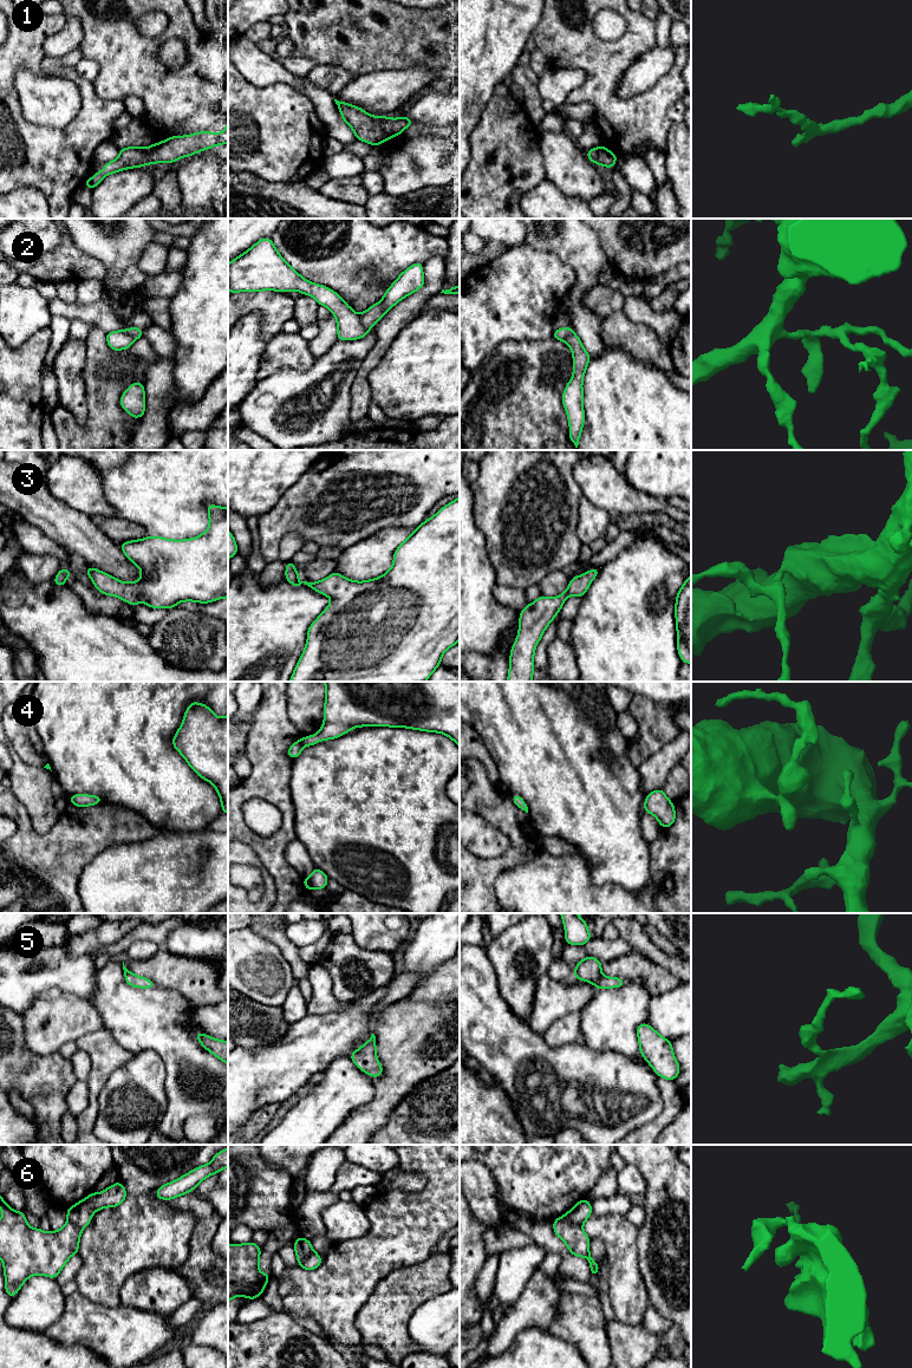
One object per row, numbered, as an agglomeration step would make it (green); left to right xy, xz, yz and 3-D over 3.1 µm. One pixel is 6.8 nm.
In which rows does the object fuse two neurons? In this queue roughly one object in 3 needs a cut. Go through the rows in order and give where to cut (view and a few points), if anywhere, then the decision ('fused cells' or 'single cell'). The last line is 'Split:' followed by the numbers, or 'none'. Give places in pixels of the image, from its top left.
1: no cut | single cell
2: xz (359, 314), (360, 323), (369, 331) | fused cells
3: no cut | single cell
4: no cut | single cell
5: no cut | single cell
6: yz (565, 1216), (581, 1226) | fused cells
Split: 2, 6

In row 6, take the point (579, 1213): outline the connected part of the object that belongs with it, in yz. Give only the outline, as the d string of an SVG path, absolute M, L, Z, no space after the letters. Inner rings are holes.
M582 1198L578 1201L567 1213L566 1217L579 1226L582 1226L584 1223L592 1214L592 1205L591 1201L587 1201Z

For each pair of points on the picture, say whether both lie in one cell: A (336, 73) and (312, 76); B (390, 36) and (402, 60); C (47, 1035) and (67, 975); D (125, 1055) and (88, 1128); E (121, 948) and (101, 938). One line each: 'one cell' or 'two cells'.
A: one cell
B: one cell
C: two cells
D: one cell
E: two cells

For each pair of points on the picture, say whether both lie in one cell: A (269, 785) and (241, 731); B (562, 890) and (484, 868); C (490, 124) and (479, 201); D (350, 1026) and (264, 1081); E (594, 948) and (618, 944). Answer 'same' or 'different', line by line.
A: different
B: different
C: same
D: same
E: same

